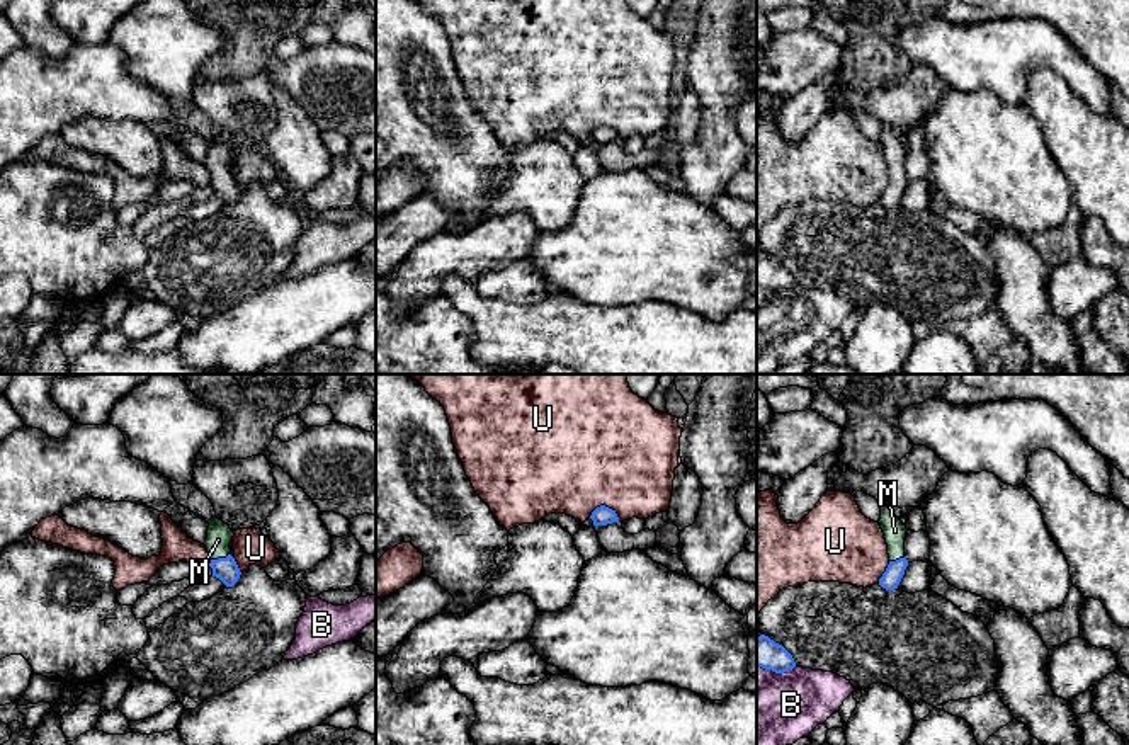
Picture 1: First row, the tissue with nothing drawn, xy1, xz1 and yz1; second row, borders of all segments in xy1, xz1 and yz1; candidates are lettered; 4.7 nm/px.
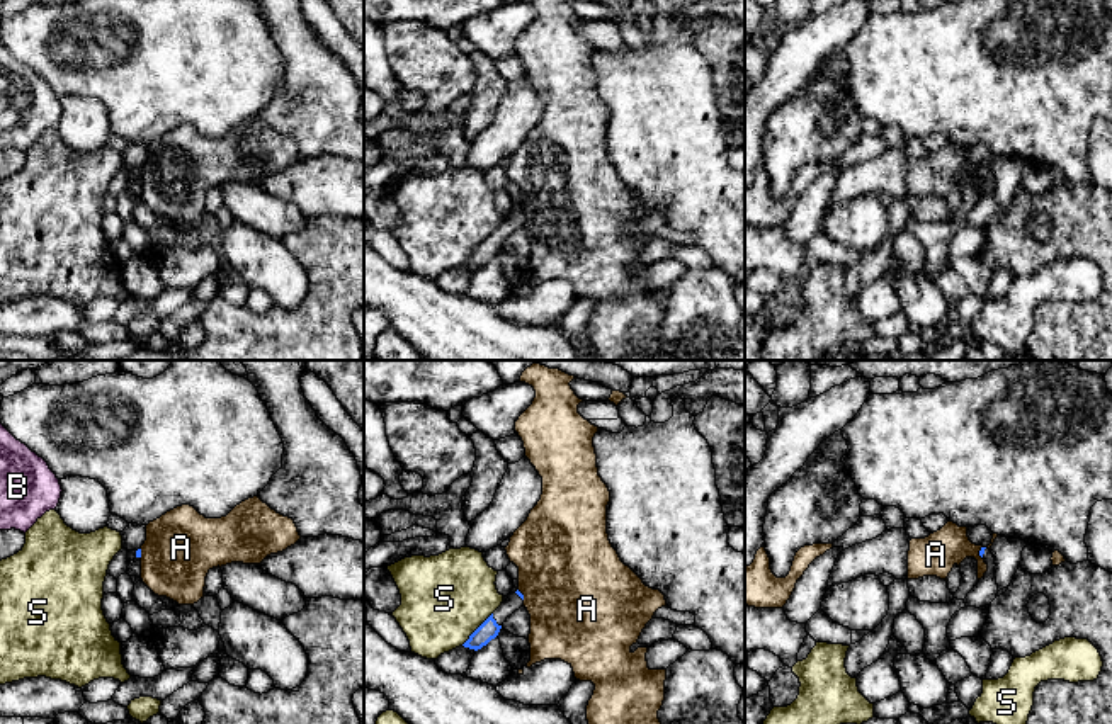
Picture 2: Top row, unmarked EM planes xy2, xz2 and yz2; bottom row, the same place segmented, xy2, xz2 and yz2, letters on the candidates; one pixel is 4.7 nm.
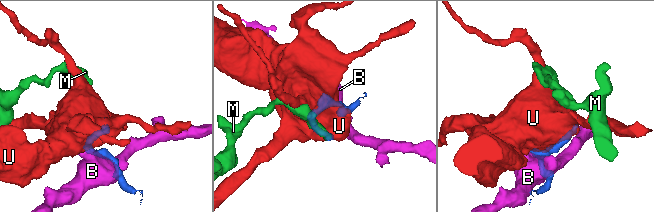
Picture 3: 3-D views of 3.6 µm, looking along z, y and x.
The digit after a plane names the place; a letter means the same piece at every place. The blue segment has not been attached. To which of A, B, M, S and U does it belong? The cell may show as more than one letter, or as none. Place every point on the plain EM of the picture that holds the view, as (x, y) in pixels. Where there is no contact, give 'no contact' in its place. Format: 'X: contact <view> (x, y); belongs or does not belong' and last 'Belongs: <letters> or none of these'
A: contact yz2 (980, 172); does not belong
B: contact yz1 (776, 291); does not belong
M: contact xy1 (220, 177); belongs
S: contact xz2 (476, 248); does not belong
U: contact xz1 (604, 125); does not belong
Belongs: M

